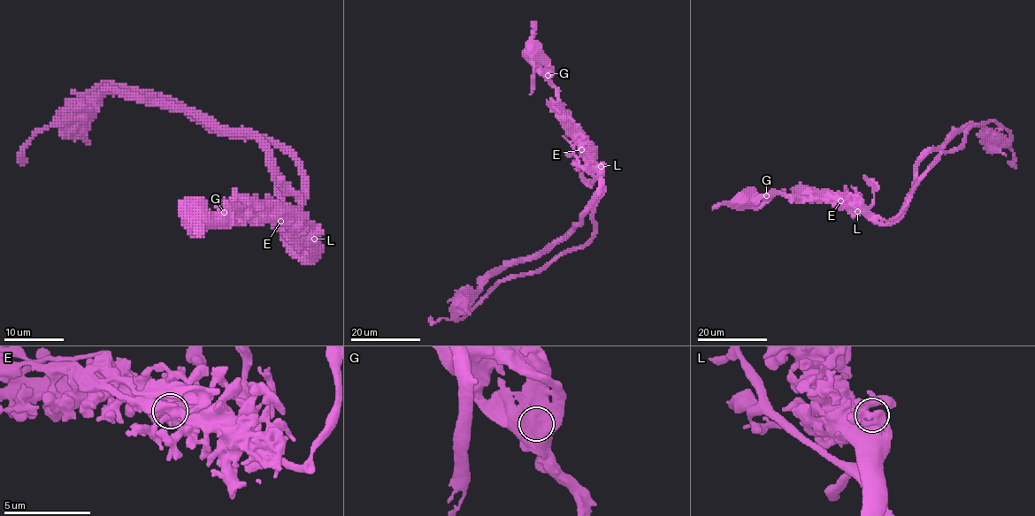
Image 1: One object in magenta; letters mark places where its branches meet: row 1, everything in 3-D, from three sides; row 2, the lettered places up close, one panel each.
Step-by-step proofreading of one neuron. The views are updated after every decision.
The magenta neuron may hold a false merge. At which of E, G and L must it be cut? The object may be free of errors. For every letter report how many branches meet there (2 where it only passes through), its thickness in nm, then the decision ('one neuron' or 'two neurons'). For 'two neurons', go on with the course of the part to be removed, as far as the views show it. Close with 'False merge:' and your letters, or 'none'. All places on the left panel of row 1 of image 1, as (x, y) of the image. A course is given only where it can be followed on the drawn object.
E: 1 branches meet; 800 nm thick; one neuron
G: 1 branches meet; 1000 nm thick; one neuron
L: 1 branches meet; 850 nm thick; two neurons; foreign part runs (315, 239), (311, 254), (302, 167), (287, 152), (112, 85), (96, 85), (38, 132), (19, 163)
False merge: L

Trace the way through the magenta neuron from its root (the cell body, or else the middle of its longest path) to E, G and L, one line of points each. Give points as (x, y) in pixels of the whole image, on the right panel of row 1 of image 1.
E: (740, 198), (770, 197), (779, 193), (830, 194), (840, 201)
G: (740, 198), (766, 195)
L: (740, 198), (770, 197), (778, 193), (839, 194), (858, 211)

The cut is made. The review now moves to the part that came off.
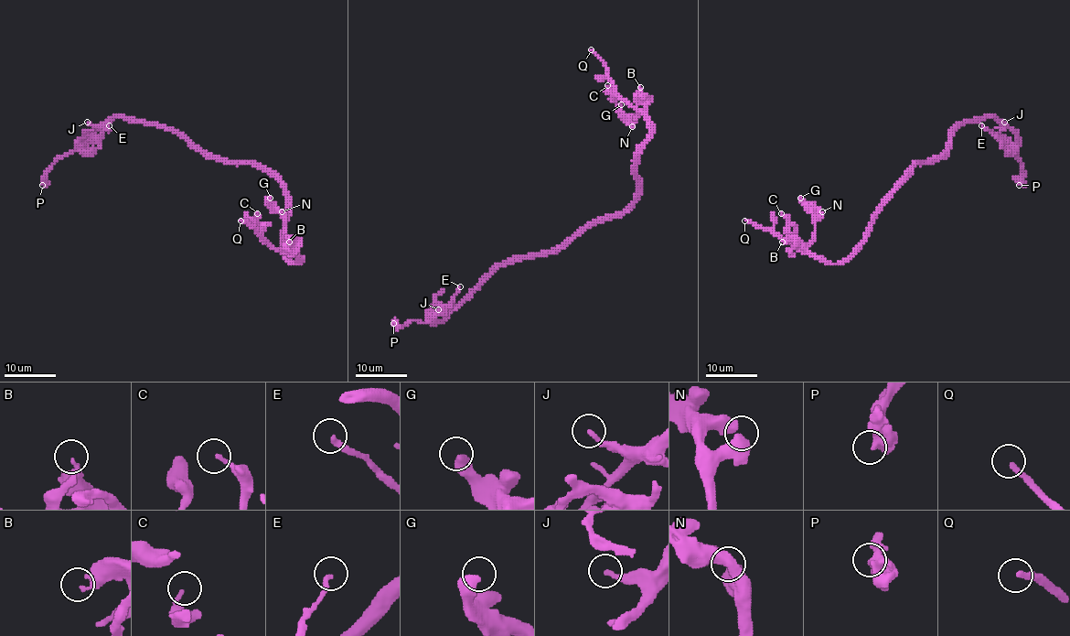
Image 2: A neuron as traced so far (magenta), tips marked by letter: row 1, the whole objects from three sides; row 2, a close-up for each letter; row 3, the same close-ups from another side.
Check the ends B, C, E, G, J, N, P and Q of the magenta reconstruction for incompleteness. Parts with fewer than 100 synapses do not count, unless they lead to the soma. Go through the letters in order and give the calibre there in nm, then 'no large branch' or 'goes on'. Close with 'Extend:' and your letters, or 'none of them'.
B: 220 nm thick; no large branch
C: 170 nm thick; no large branch
E: 220 nm thick; no large branch
G: 500 nm thick; no large branch
J: 190 nm thick; no large branch
N: 440 nm thick; no large branch
P: 550 nm thick; no large branch
Q: 240 nm thick; goes on
Extend: Q

